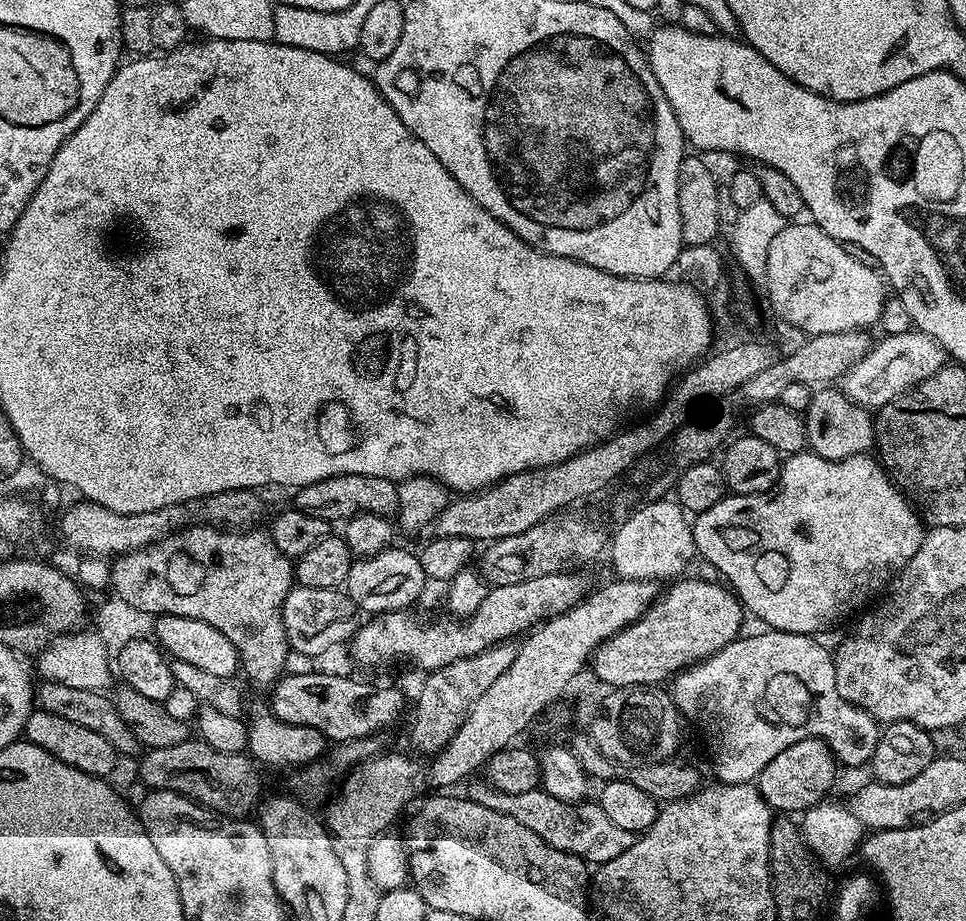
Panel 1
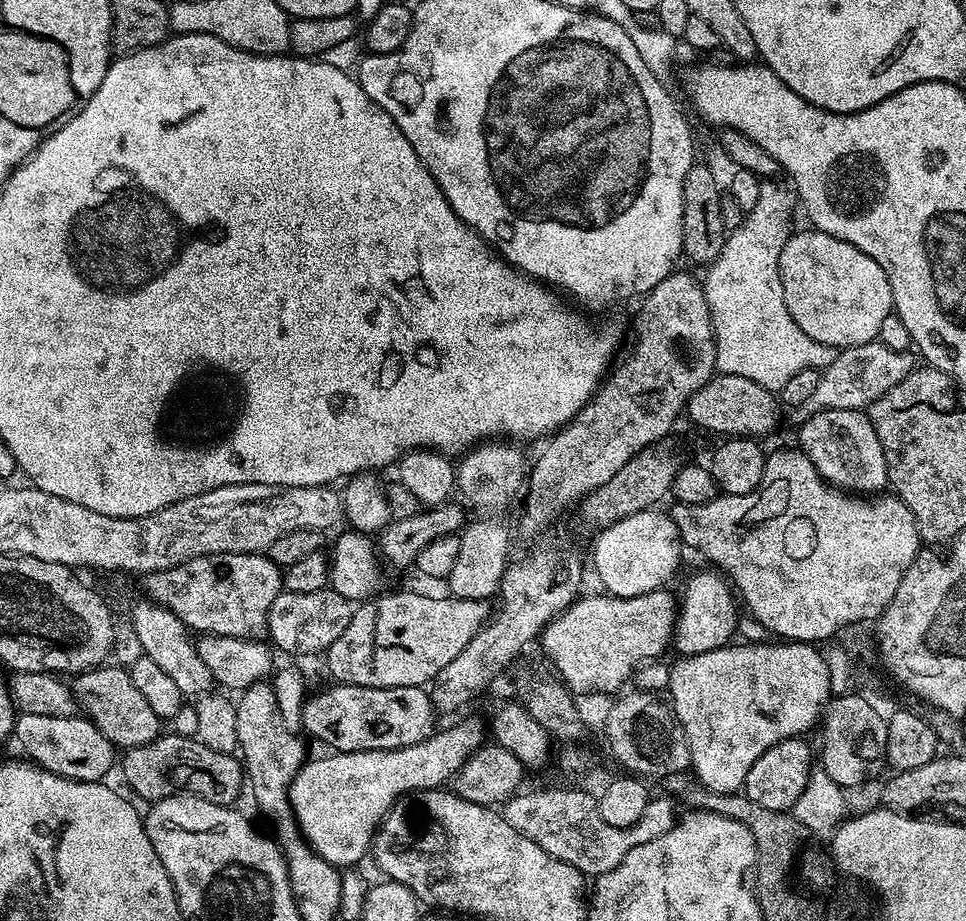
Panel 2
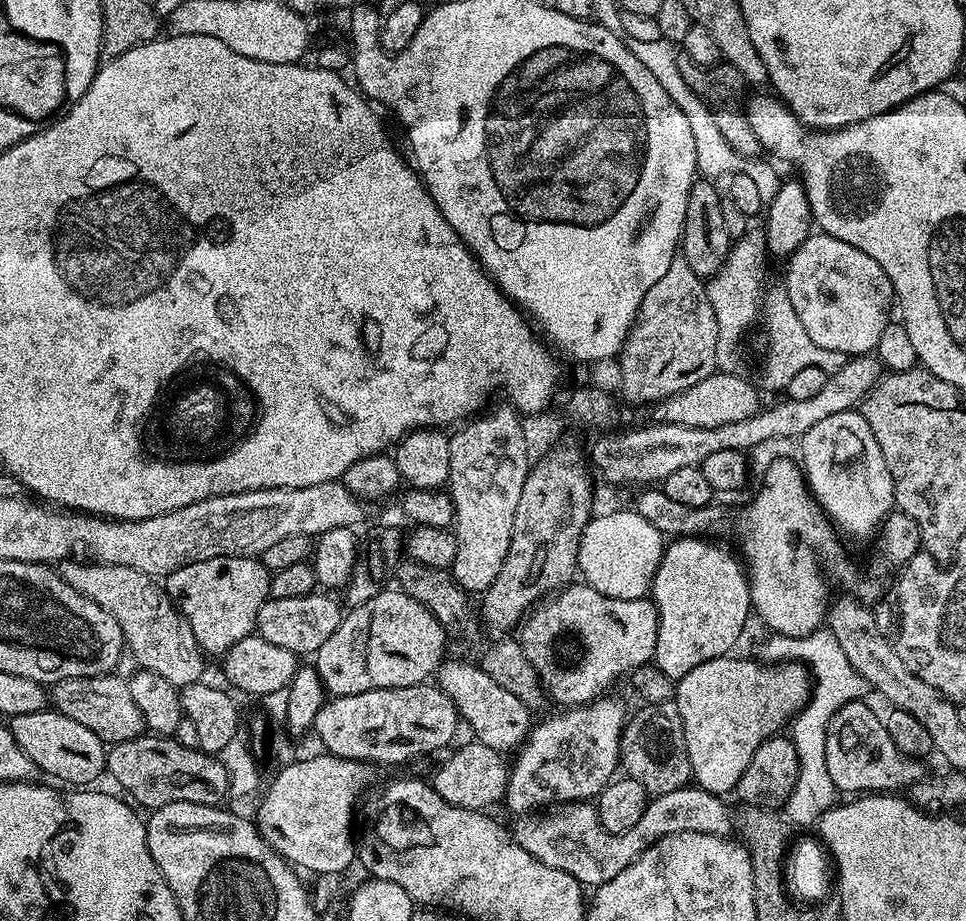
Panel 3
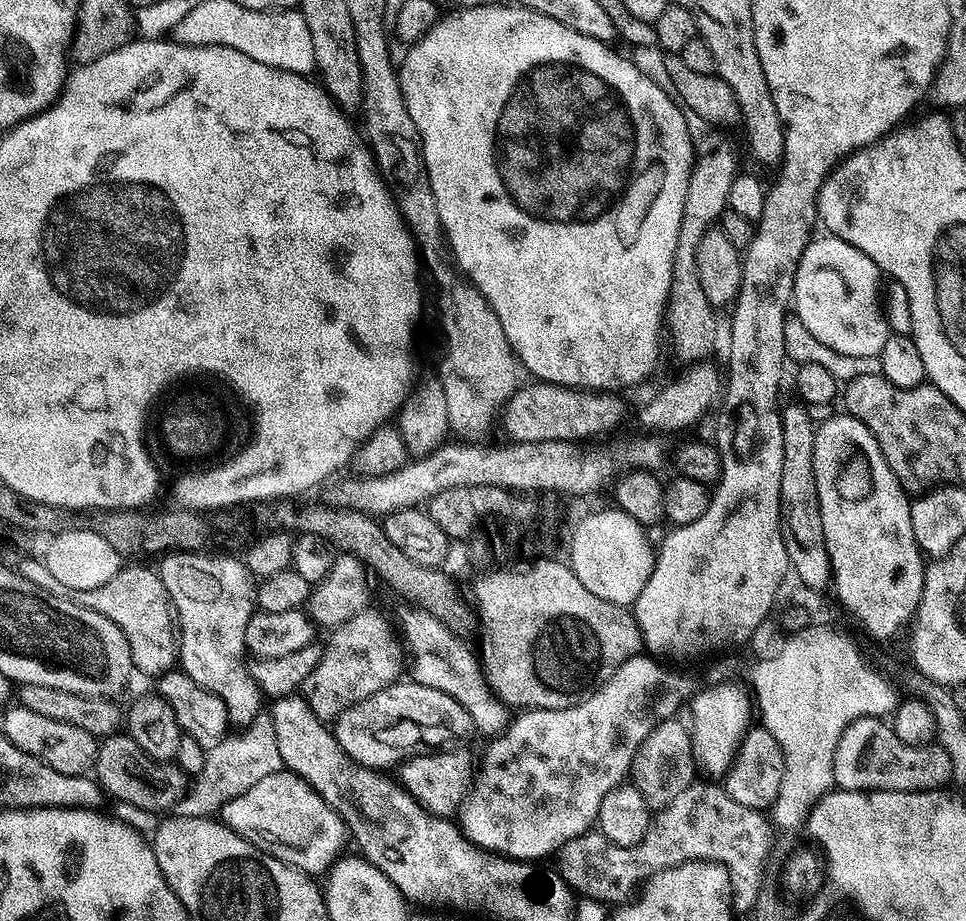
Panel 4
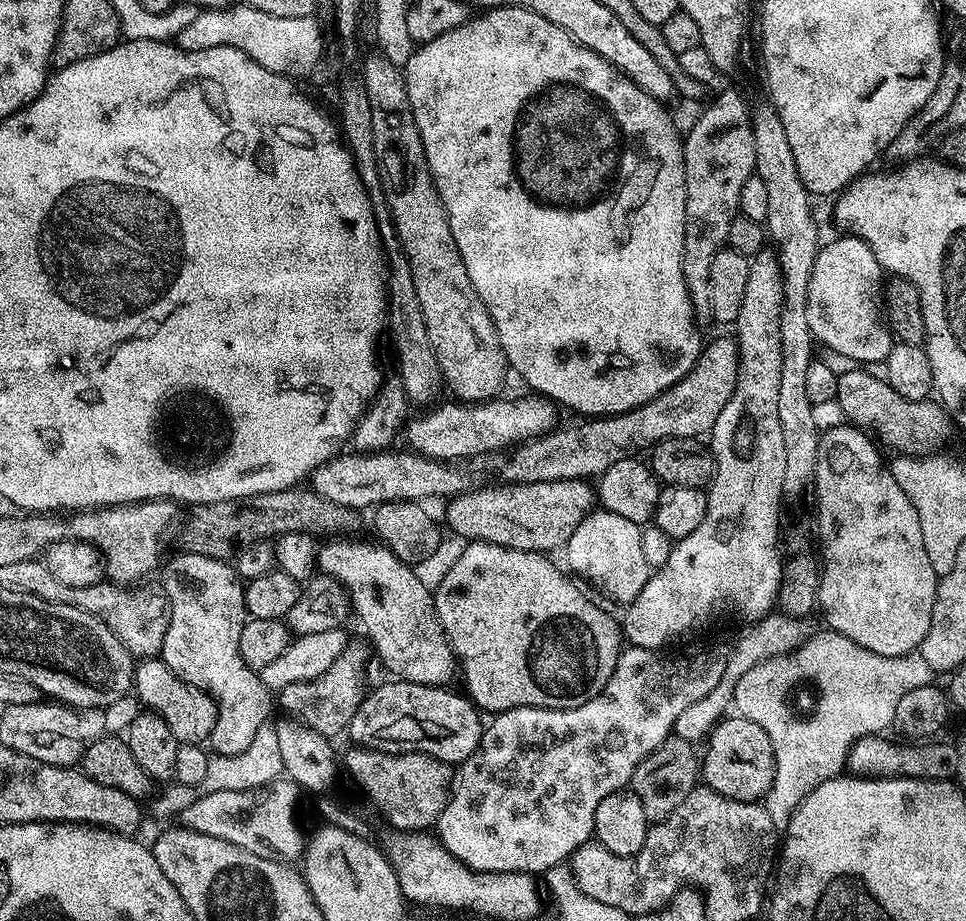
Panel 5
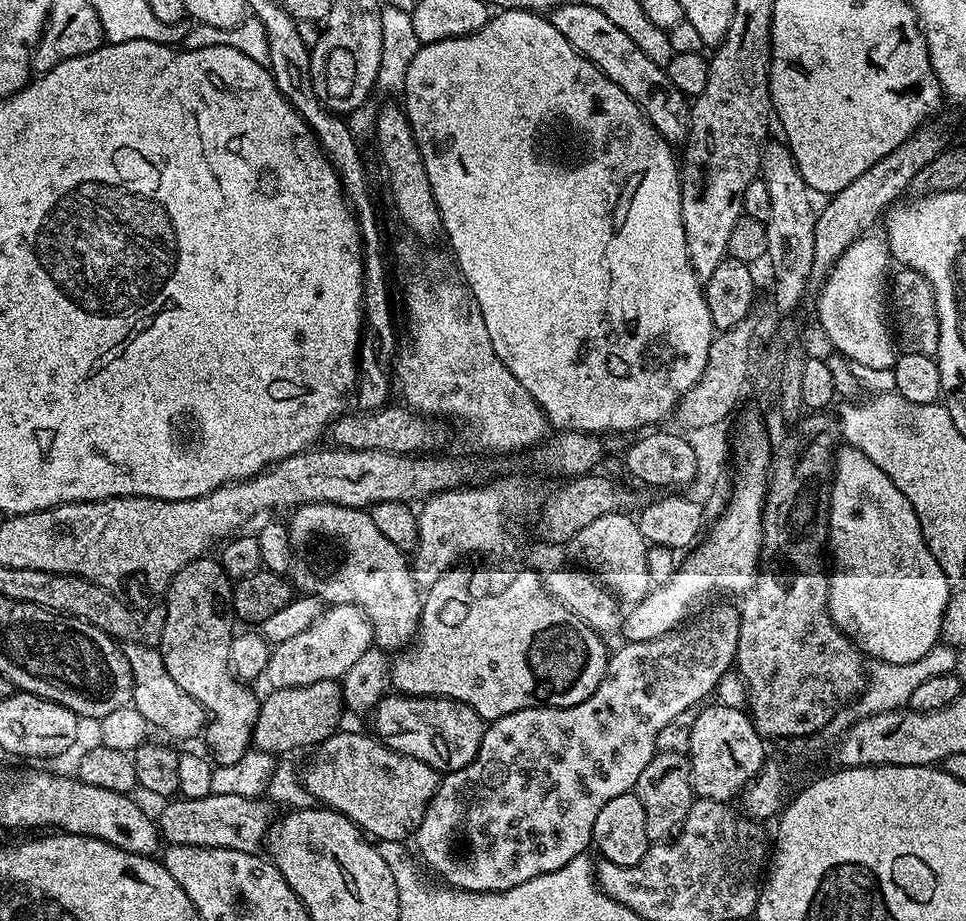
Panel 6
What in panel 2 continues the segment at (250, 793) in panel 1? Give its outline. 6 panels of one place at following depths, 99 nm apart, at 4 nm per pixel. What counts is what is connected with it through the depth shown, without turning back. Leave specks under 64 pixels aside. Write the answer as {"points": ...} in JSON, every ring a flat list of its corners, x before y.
{"points":[[162,734,154,742,127,749,123,756,125,782,147,802,184,793,232,806,240,796,240,787,246,784,241,761,235,755,215,752,202,741,187,736]]}

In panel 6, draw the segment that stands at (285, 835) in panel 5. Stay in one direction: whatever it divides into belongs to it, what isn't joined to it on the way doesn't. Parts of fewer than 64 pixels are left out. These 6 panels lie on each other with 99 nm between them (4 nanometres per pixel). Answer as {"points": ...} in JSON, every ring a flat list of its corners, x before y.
{"points":[[212,793,201,800,172,798,161,812,158,827,161,837,168,844,225,848,256,854,265,843,266,833,274,816,272,810,273,805,267,799,239,797,238,794]]}

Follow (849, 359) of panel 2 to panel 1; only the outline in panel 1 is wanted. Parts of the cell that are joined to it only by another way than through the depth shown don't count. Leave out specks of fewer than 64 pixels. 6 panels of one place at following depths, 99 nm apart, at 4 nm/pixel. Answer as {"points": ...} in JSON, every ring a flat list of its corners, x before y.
{"points":[[910,331,893,336,884,336,873,343,872,349,839,381,840,391,845,392,855,404,863,408,878,410,894,398,921,384,926,378,938,374,946,366,944,347,933,336,925,332]]}

